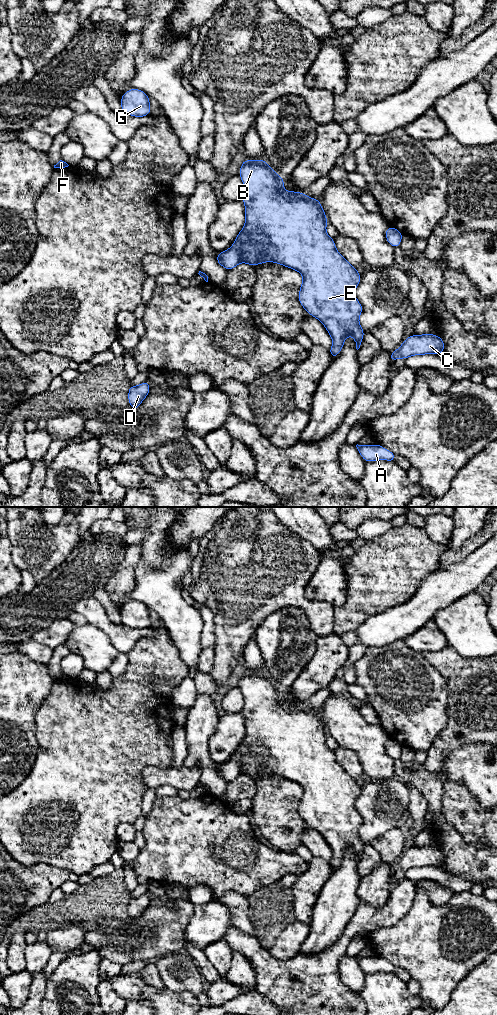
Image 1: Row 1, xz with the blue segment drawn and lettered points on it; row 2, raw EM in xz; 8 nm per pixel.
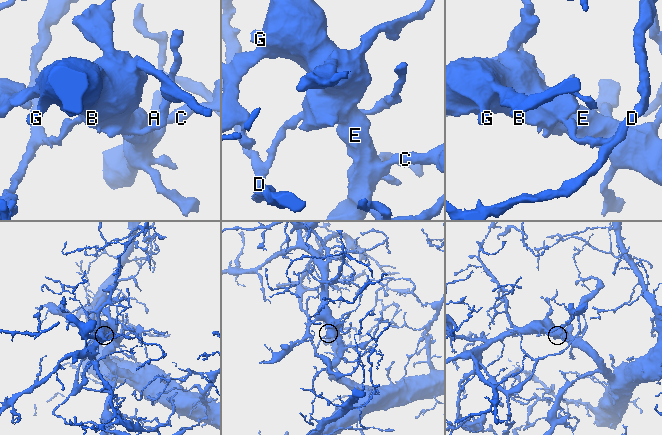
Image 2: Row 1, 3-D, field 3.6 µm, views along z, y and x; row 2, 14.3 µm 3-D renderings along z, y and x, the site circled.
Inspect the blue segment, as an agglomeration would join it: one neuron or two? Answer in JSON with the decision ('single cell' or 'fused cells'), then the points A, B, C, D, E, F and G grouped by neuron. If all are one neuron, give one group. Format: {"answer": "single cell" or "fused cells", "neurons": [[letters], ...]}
{"answer": "fused cells", "neurons": [["A", "B", "C", "E", "F", "G"], ["D"]]}

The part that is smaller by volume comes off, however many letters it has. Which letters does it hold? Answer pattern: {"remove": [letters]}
{"remove": ["D"]}

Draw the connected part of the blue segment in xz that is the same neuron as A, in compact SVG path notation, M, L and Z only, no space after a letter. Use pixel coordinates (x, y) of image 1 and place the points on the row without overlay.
M379 956L373 957L356 957L359 966L365 974L372 974L376 972L386 972L395 974L395 966L390 962L384 961Z

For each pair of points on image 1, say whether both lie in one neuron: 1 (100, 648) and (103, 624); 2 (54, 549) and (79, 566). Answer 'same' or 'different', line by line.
1: different
2: different

